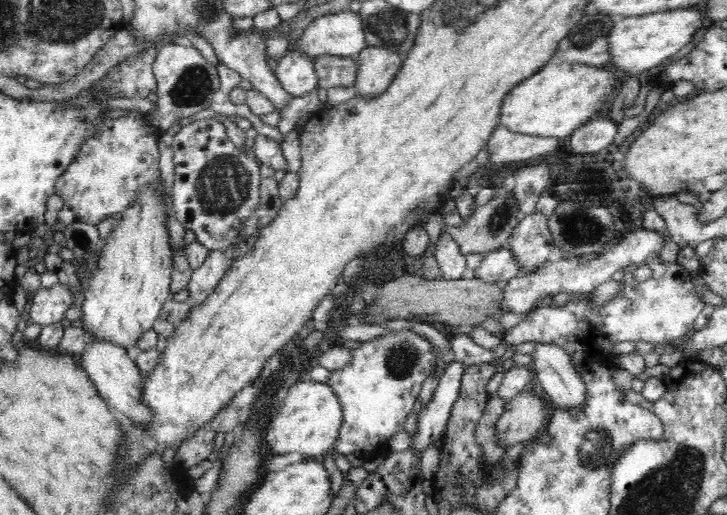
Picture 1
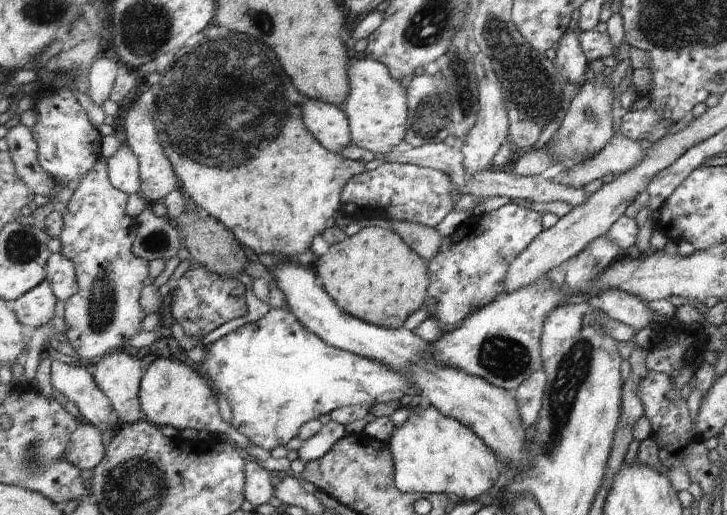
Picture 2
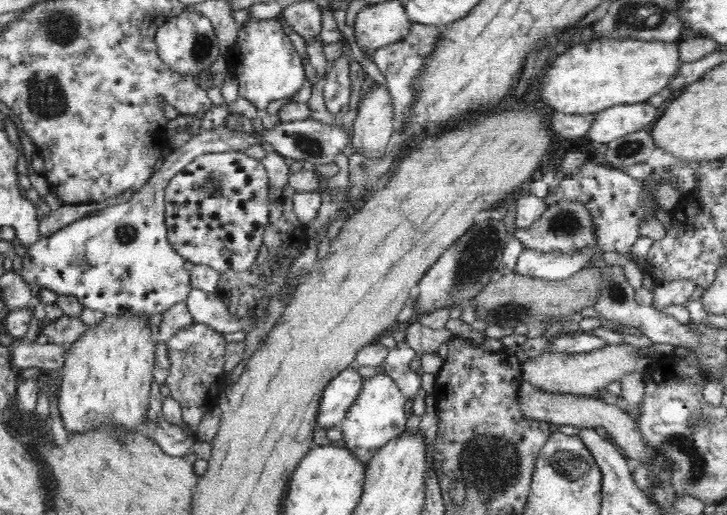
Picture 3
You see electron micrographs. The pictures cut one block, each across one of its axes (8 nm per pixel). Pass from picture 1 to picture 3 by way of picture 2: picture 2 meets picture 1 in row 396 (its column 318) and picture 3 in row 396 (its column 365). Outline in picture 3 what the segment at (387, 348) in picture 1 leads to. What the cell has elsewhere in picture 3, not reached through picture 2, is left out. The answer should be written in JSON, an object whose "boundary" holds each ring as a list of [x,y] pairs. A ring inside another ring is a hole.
{"boundary":[[[383,364],[374,376],[363,377],[361,387],[354,402],[342,421],[342,434],[346,448],[366,471],[378,452],[388,446],[389,442],[404,436],[406,428],[406,400],[392,376],[386,373]]]}

